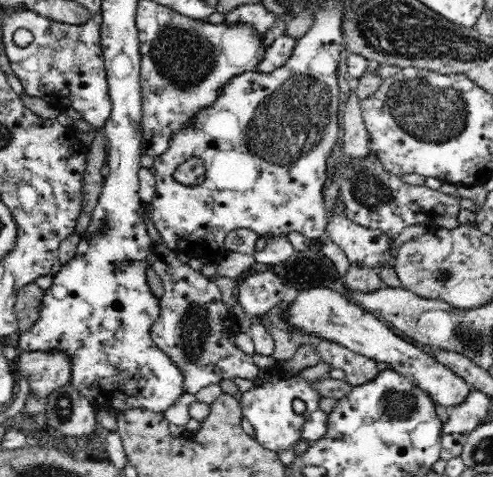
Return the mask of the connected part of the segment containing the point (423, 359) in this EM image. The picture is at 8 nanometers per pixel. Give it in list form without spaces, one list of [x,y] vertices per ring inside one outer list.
[[[311,288],[295,292],[294,306],[290,308],[291,322],[306,331],[314,331],[320,337],[334,339],[343,343],[356,354],[374,359],[377,362],[388,362],[390,368],[405,378],[412,380],[414,385],[428,393],[434,404],[442,404],[444,408],[454,408],[466,400],[472,386],[458,374],[452,372],[443,363],[434,362],[433,356],[418,350],[416,344],[408,344],[408,340],[398,337],[392,329],[376,315],[364,310],[358,303],[352,302],[343,291],[329,288]]]

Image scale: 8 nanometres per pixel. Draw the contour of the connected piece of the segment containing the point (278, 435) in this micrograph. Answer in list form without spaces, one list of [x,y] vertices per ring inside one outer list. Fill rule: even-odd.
[[[272,367],[277,376],[268,378],[266,384],[255,385],[250,390],[241,395],[241,409],[243,416],[246,417],[254,427],[254,436],[264,448],[272,452],[284,452],[293,450],[294,444],[301,439],[300,430],[310,414],[314,410],[320,410],[320,394],[314,391],[309,381],[303,380],[300,373],[282,370]],[[302,400],[306,404],[306,409],[302,414],[294,411],[292,402]]]

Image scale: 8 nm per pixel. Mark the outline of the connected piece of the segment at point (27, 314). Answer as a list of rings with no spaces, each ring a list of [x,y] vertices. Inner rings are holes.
[[[35,282],[27,284],[19,290],[14,310],[18,321],[18,330],[21,333],[30,330],[37,321],[41,298],[44,298],[44,290]]]

